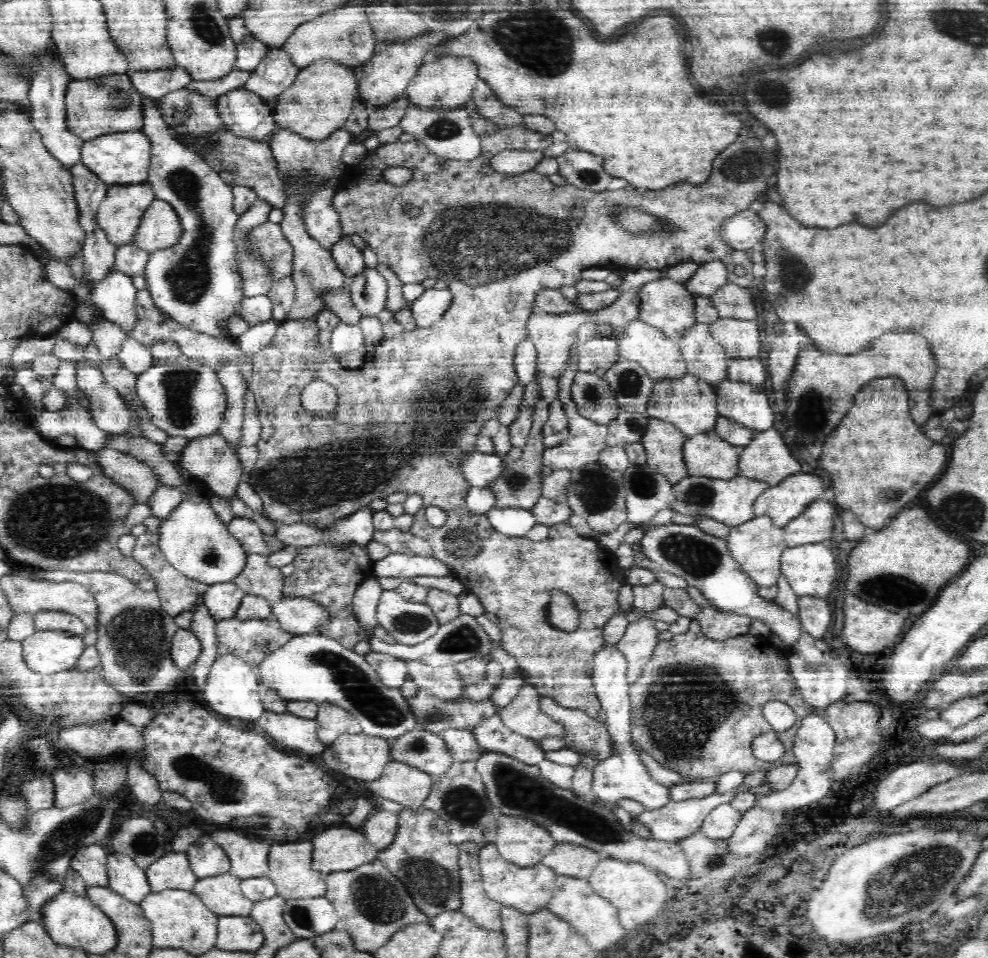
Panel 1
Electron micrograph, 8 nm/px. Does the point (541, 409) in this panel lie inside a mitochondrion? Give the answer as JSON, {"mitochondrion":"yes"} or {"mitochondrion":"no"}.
{"mitochondrion":"no"}

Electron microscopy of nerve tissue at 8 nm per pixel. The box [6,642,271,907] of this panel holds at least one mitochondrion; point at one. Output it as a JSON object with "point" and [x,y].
{"point":[68,833]}

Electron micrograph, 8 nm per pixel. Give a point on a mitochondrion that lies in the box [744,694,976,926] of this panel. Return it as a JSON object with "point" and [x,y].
{"point":[897,891]}

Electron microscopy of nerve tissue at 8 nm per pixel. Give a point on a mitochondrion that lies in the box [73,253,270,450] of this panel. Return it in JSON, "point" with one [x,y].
{"point":[177,386]}

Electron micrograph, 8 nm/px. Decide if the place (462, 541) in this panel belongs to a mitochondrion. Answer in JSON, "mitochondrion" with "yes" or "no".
{"mitochondrion":"yes"}

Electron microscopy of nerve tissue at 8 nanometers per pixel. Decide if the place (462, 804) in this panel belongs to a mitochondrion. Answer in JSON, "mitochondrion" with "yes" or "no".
{"mitochondrion":"yes"}

